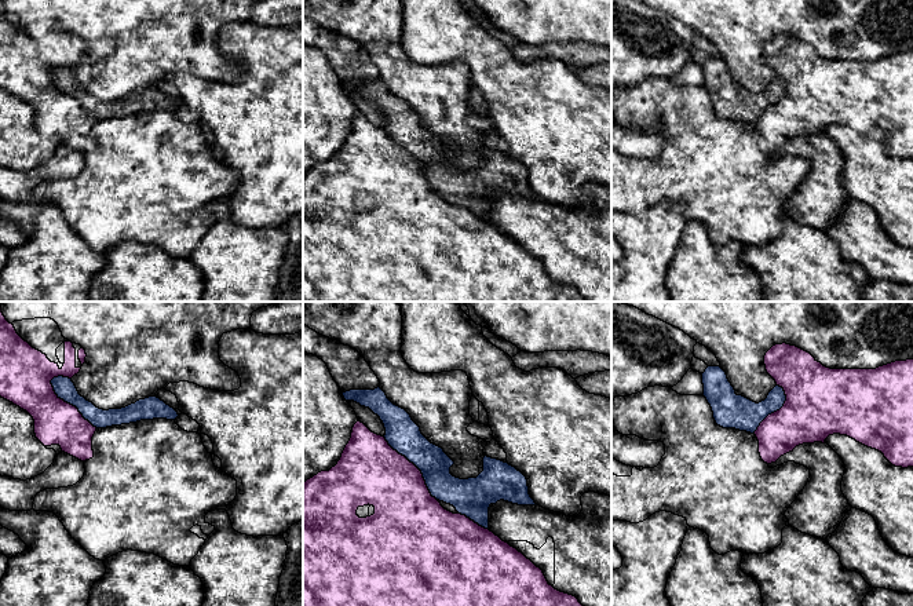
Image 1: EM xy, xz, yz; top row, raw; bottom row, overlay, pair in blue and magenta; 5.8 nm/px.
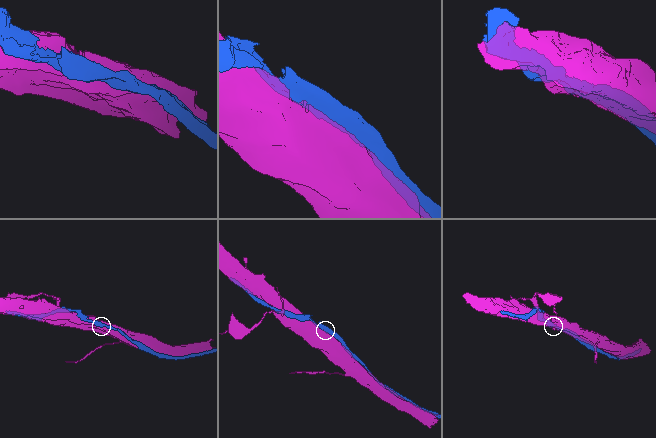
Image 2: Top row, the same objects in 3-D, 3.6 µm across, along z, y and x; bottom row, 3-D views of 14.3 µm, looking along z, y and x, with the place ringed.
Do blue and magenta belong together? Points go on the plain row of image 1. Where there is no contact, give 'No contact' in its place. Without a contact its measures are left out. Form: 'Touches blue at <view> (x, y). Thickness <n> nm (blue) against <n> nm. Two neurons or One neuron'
Touches blue at xy (69, 94). Thickness 120 nm (blue) against 260 nm. Two neurons

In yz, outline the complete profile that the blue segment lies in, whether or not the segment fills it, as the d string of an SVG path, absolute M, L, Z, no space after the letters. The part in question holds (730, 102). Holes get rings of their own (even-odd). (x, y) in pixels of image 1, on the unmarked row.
M708 58L702 66L704 88L712 99L713 110L723 120L735 120L755 125L760 114L779 102L786 87L775 77L767 90L759 95L737 87L734 79L720 58Z

